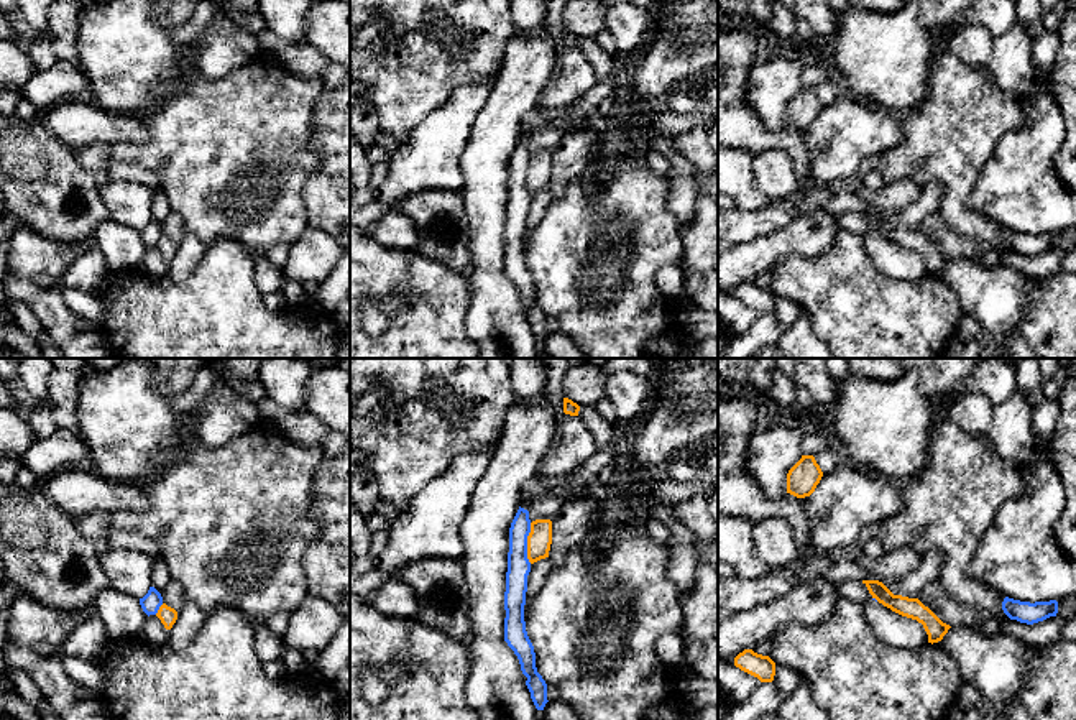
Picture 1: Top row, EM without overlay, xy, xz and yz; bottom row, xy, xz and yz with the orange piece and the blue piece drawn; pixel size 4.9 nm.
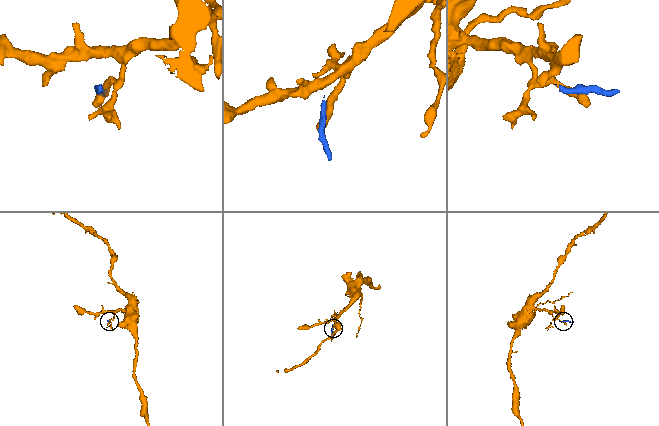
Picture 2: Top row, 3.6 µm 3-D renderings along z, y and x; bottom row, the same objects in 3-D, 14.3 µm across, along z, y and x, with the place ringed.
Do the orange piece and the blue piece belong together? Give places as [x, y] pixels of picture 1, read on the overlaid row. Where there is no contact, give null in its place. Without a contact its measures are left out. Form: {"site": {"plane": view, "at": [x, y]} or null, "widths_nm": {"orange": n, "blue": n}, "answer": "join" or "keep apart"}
{"site": {"plane": "xz", "at": [528, 543]}, "widths_nm": {"orange": 120, "blue": 110}, "answer": "keep apart"}

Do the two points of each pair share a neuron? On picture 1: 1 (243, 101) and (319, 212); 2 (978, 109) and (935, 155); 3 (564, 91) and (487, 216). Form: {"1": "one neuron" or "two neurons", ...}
{"1": "two neurons", "2": "one neuron", "3": "two neurons"}

